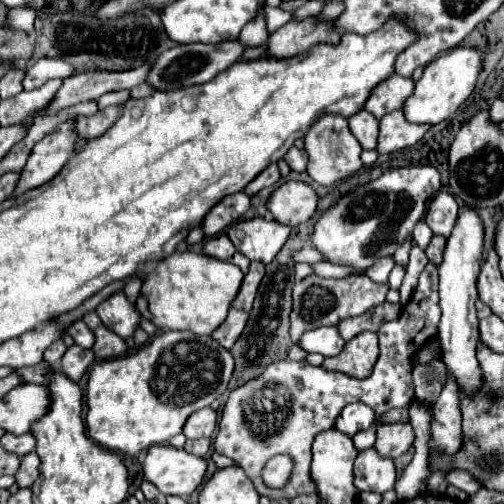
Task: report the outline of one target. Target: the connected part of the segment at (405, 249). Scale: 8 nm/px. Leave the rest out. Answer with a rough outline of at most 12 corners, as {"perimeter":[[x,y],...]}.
{"perimeter":[[413,236],[401,244],[393,254],[397,264],[409,262],[409,252],[413,246]]}

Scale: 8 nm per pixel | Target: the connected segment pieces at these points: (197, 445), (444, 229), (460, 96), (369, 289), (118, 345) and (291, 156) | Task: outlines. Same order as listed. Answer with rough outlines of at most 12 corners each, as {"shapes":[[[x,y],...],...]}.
{"shapes":[[[207,438],[187,440],[183,450],[205,456],[211,442]],[[439,190],[425,212],[427,226],[449,236],[457,220],[453,194]],[[453,48],[425,66],[403,116],[439,124],[473,92],[483,58]],[[367,274],[293,286],[291,340],[385,302]],[[103,324],[93,330],[97,360],[127,354],[127,344]],[[289,148],[283,160],[295,172],[305,172],[307,152]]]}

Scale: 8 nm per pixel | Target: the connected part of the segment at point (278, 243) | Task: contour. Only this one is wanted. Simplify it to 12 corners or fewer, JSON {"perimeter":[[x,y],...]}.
{"perimeter":[[257,216],[227,236],[249,260],[269,264],[289,226]]}

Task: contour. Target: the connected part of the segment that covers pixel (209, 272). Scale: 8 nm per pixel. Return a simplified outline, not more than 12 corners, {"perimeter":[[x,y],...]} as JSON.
{"perimeter":[[175,252],[147,276],[137,312],[161,330],[213,334],[243,272]]}

